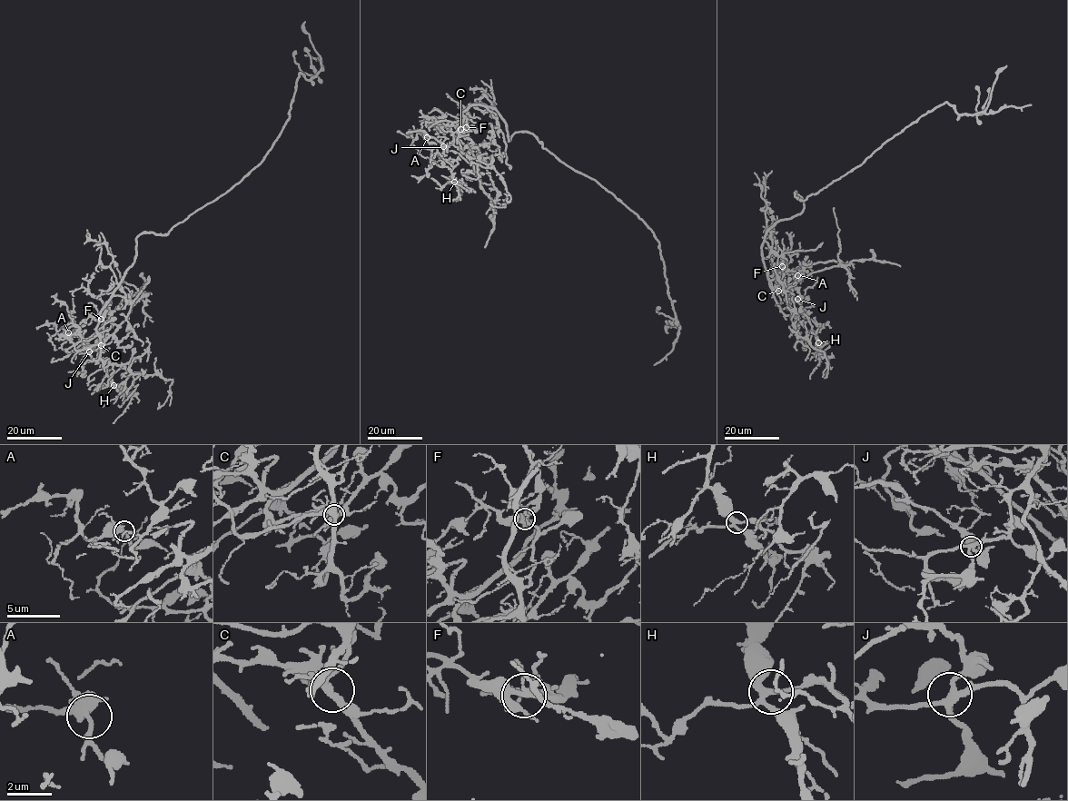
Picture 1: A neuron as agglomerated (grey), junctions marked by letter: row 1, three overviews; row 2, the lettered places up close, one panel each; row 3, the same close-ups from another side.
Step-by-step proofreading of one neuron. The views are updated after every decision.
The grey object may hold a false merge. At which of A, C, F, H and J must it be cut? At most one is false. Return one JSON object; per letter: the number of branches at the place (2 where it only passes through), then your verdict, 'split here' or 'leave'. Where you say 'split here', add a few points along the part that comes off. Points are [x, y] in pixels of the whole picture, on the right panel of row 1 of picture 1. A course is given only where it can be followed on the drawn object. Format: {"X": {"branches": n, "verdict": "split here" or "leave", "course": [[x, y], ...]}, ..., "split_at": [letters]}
{"A": {"branches": 4, "verdict": "leave"}, "C": {"branches": 4, "verdict": "split here", "course": [[778, 291], [781, 284], [805, 267], [818, 262], [834, 260], [847, 264], [855, 260], [872, 259], [900, 266]]}, "F": {"branches": 4, "verdict": "leave"}, "H": {"branches": 4, "verdict": "leave"}, "J": {"branches": 4, "verdict": "leave"}, "split_at": ["C"]}

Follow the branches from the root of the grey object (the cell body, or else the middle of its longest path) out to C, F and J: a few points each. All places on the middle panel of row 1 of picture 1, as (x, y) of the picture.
C: (539, 142), (533, 133), (519, 131), (509, 141), (504, 120), (495, 109), (480, 104), (463, 113), (460, 129)
F: (539, 142), (533, 133), (519, 131), (509, 141), (504, 120), (495, 109), (480, 104), (463, 113), (466, 127)
J: (539, 142), (533, 133), (519, 131), (509, 141), (499, 112), (479, 104), (463, 113), (453, 143), (443, 146)

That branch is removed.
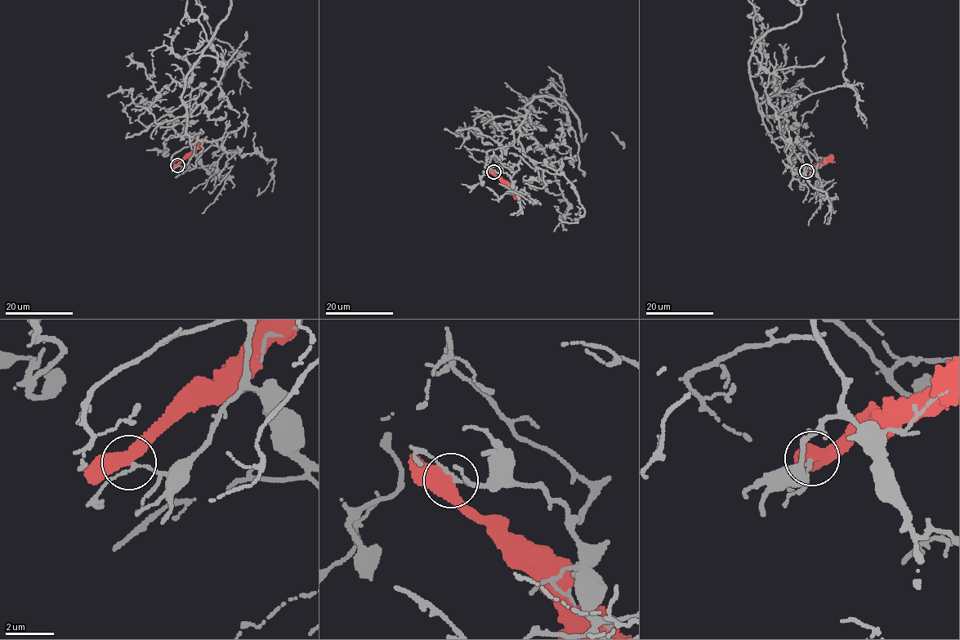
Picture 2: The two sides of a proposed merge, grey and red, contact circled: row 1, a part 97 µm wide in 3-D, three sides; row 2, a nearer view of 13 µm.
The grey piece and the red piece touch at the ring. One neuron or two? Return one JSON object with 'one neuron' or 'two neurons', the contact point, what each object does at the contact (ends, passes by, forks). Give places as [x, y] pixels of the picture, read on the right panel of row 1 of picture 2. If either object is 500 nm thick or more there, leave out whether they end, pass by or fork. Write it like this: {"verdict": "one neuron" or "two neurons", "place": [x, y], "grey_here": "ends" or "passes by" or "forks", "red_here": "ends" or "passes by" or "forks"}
{"verdict": "two neurons", "place": [806, 171]}

